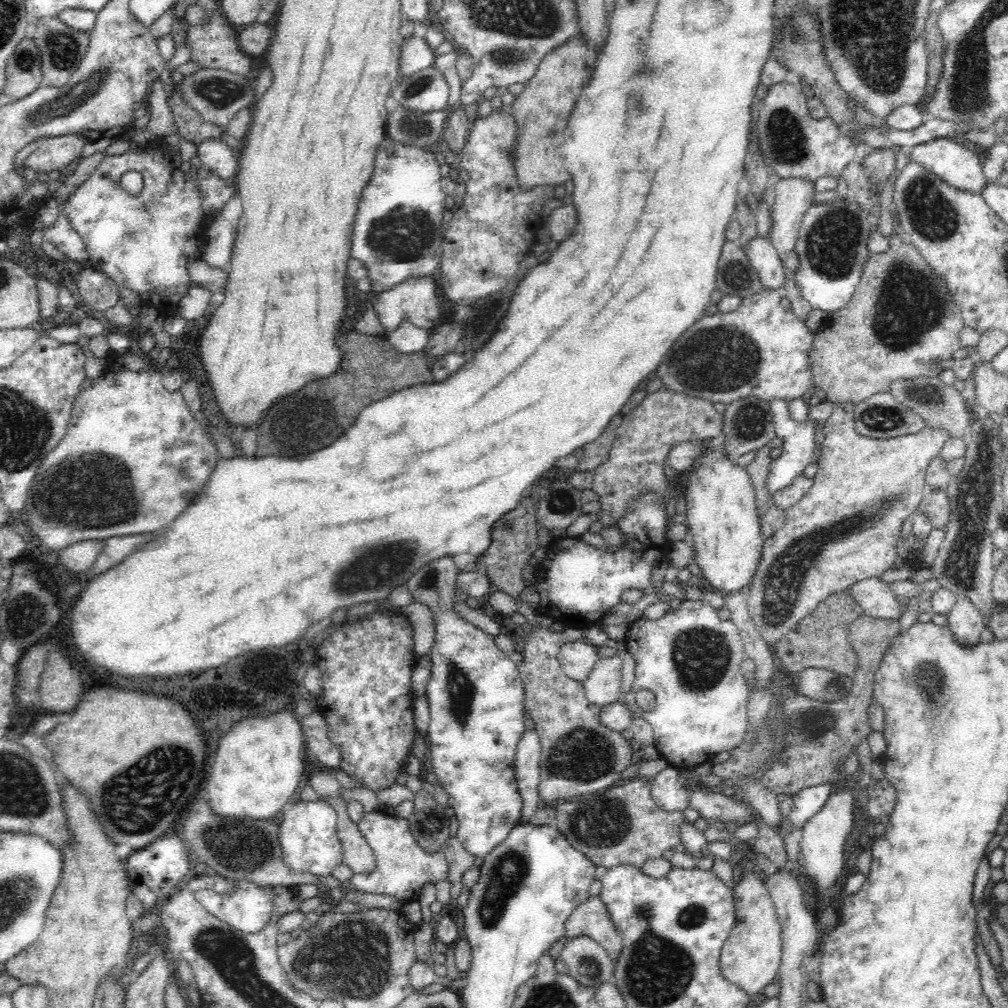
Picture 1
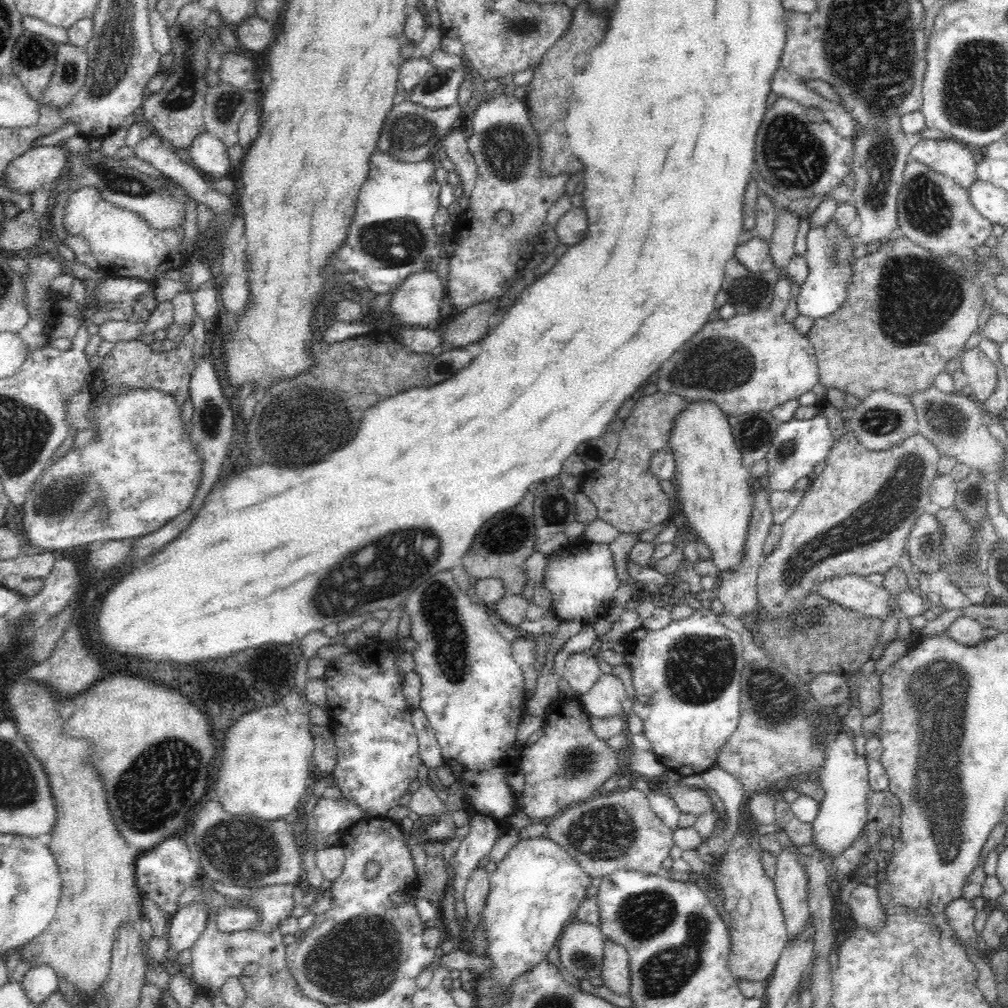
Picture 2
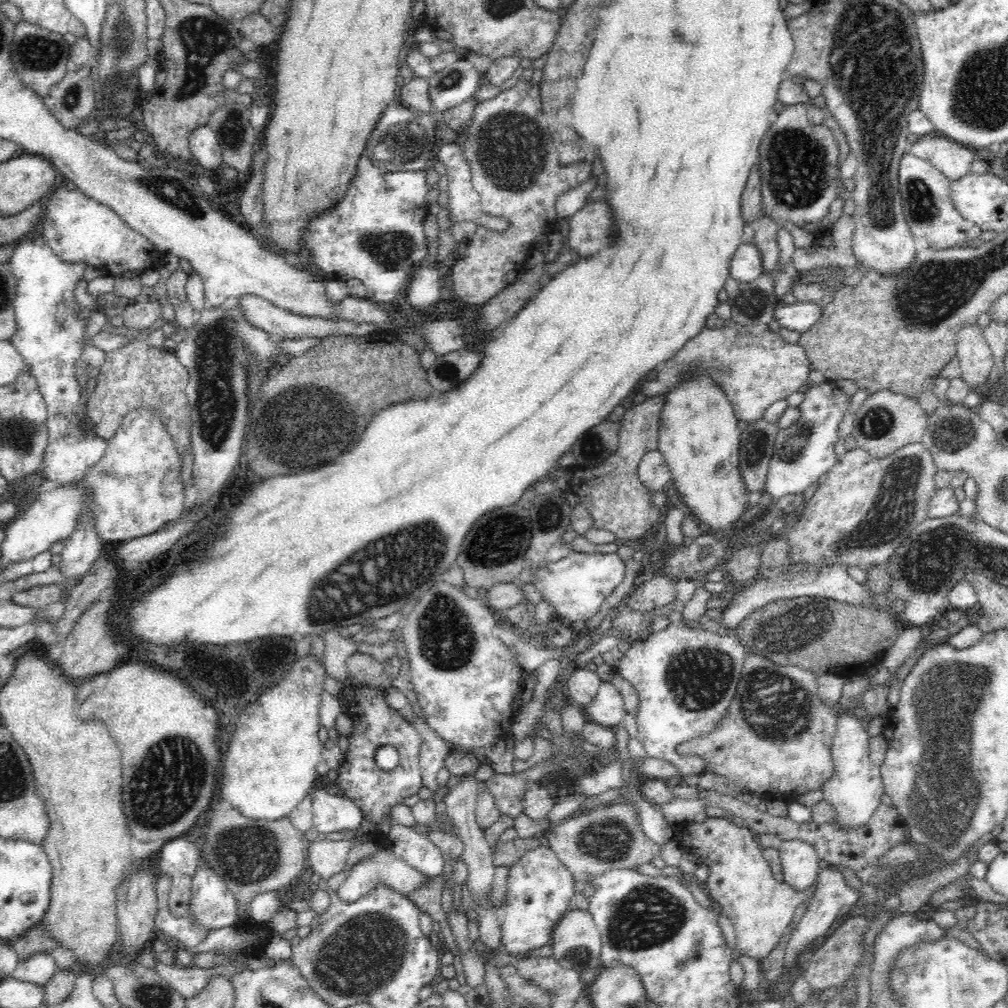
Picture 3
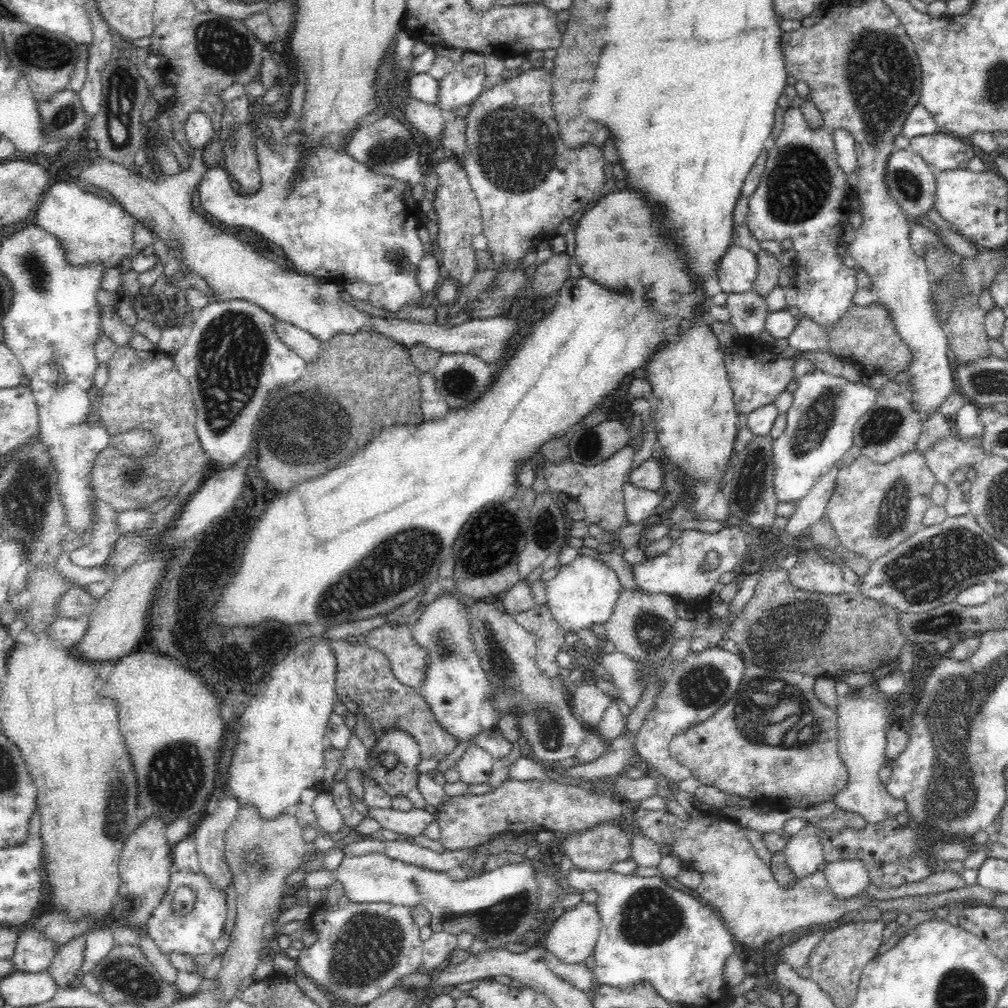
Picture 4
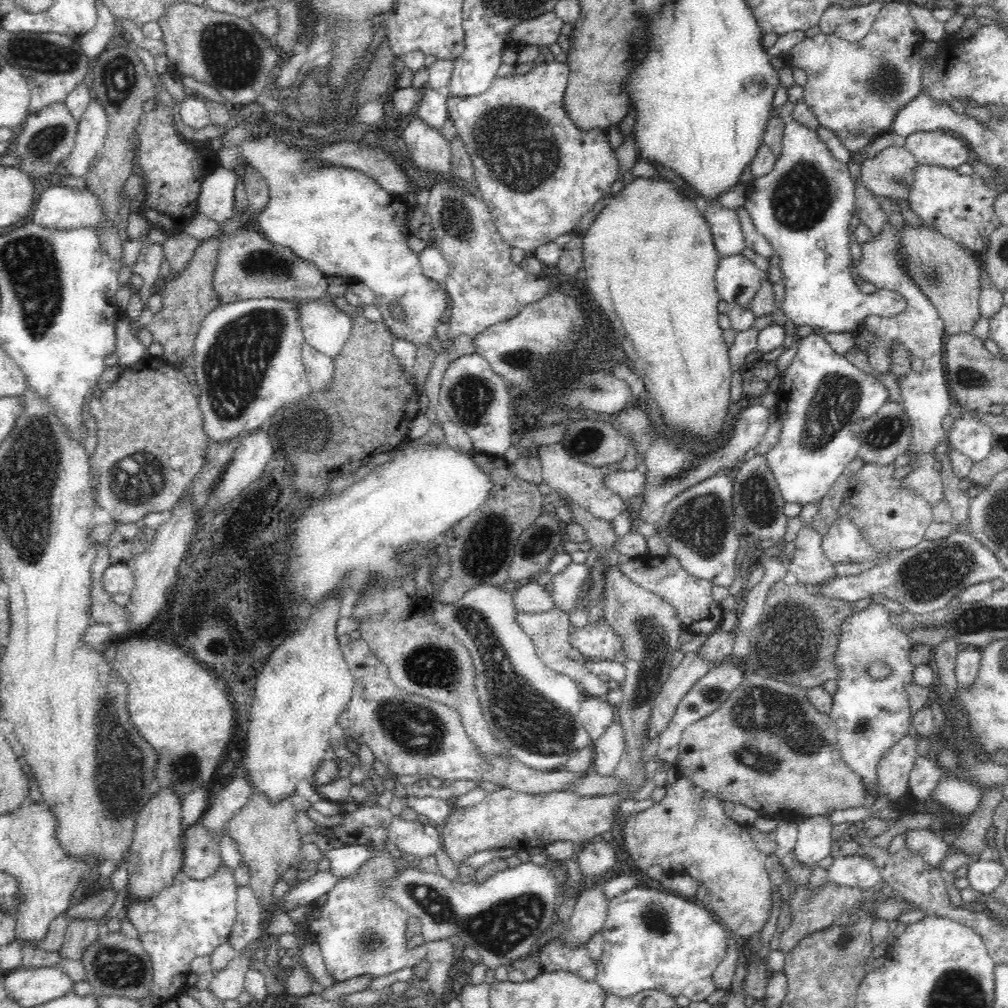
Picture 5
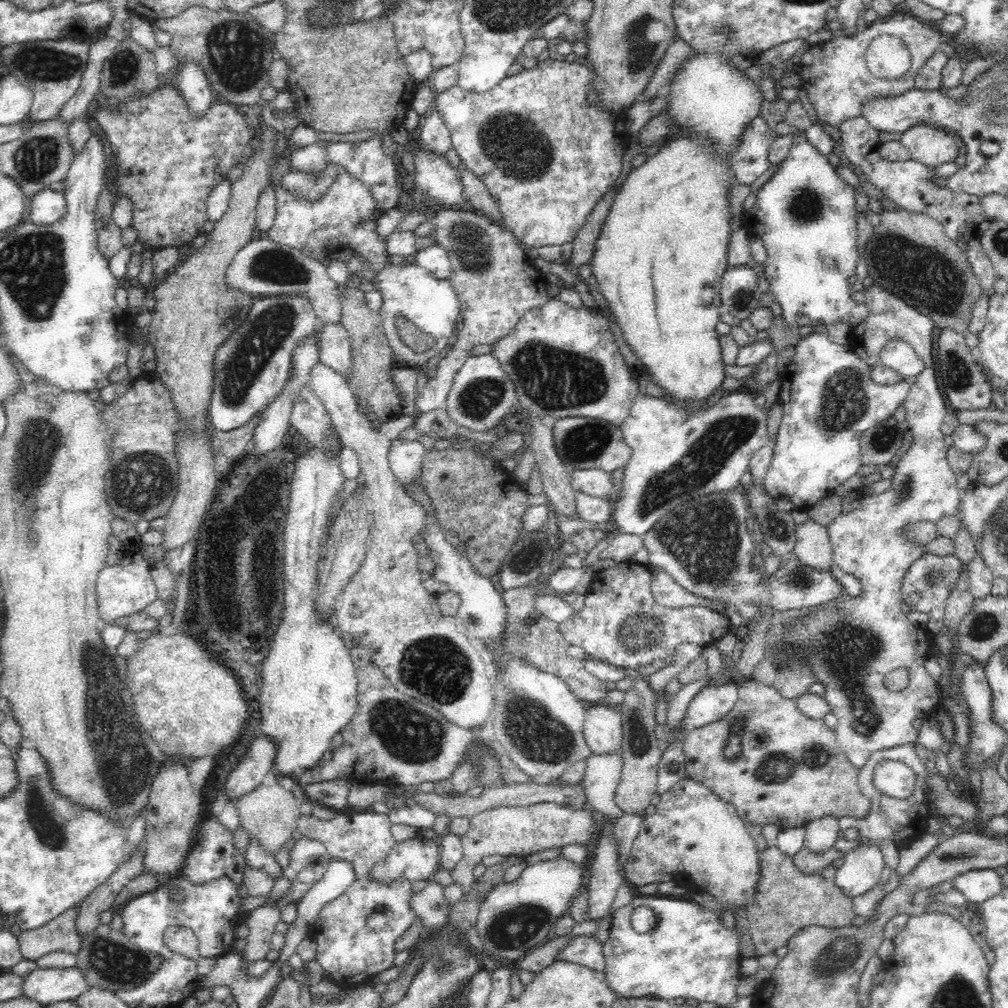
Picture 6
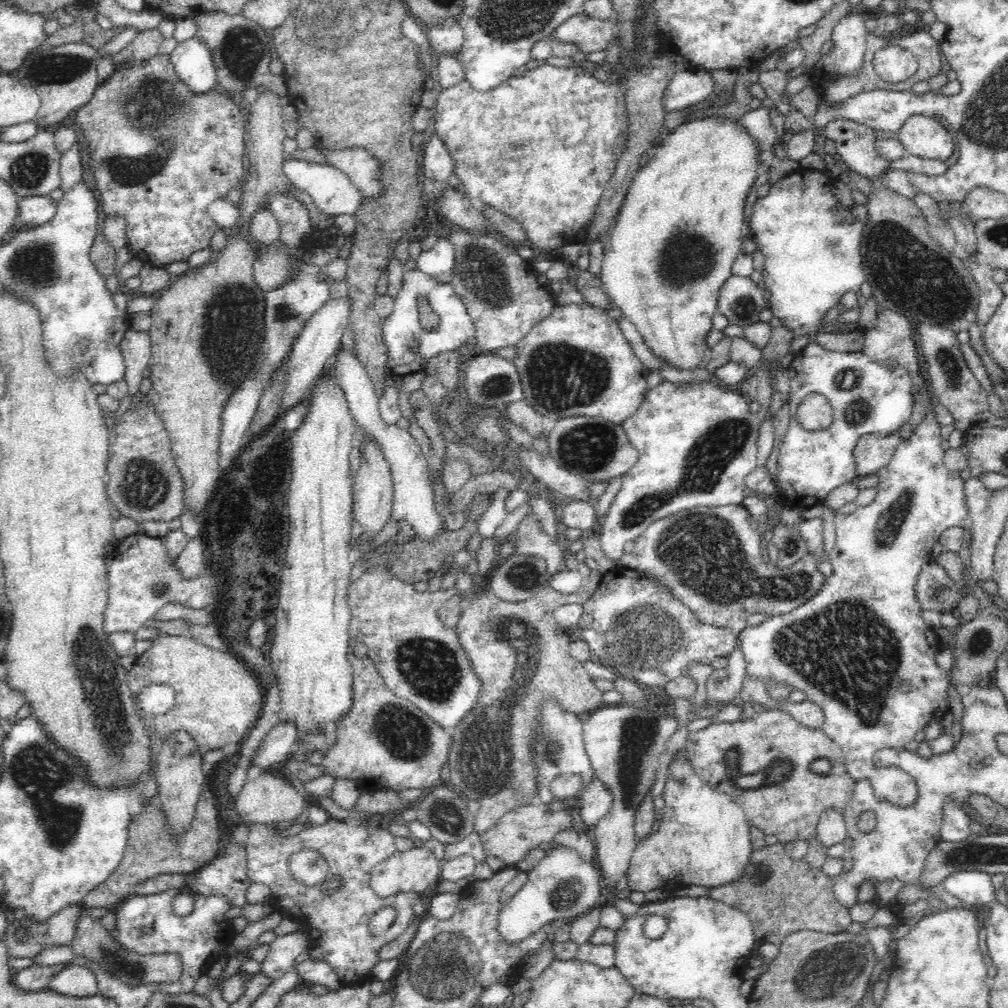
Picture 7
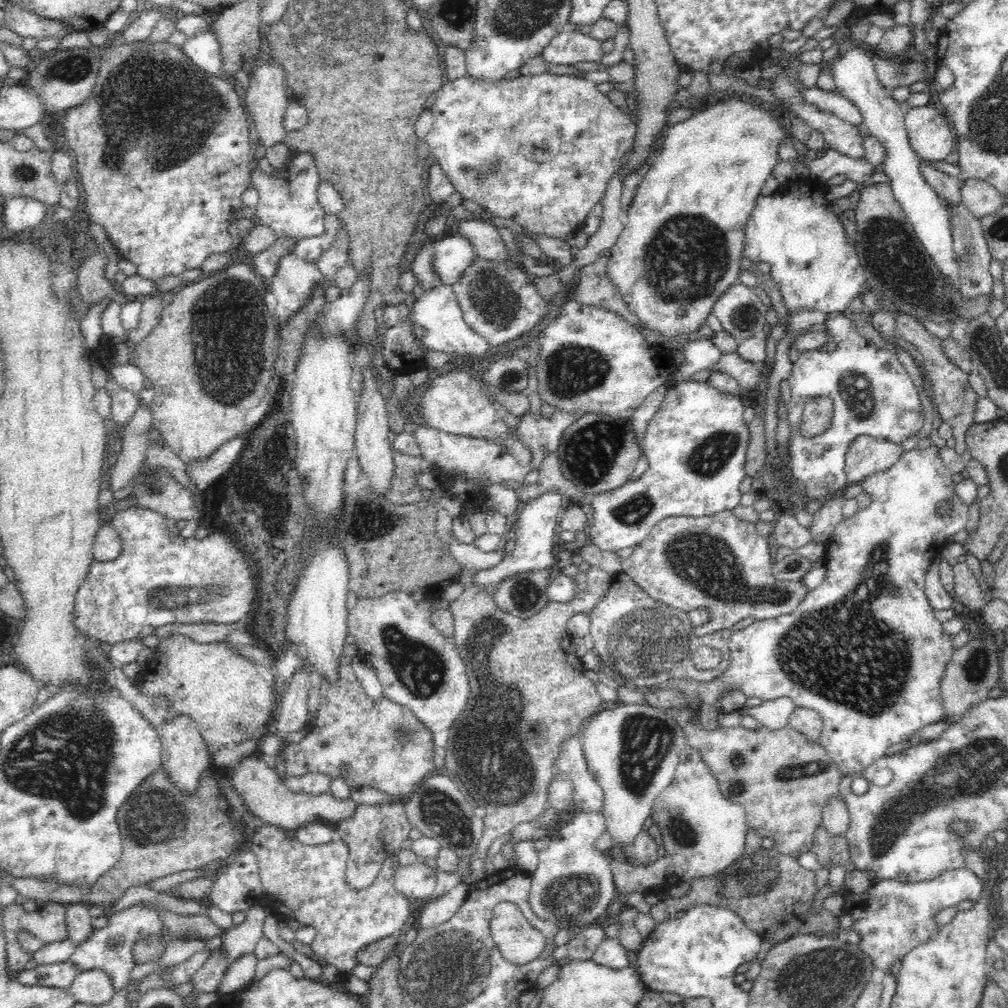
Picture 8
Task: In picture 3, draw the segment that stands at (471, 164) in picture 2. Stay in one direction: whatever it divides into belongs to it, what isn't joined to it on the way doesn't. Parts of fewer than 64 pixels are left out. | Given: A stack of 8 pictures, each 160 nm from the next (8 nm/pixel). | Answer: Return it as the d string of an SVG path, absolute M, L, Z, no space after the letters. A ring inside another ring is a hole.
M444 144L437 152L438 162L444 164L445 173L448 175L448 209L450 209L450 224L454 222L474 222L488 229L494 230L498 233L504 232L509 222L502 216L488 216L488 214L480 213L479 195L474 190L473 184L471 183L471 172L469 171L469 162L465 159L463 153L464 145L460 144Z

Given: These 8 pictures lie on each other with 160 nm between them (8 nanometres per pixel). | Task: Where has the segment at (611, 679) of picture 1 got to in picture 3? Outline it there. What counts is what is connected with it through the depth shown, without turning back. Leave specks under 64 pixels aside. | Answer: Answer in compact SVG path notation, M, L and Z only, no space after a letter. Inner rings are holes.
M602 681L598 695L590 700L588 706L584 706L583 712L589 722L608 728L618 728L627 712L622 695L610 683L610 681Z

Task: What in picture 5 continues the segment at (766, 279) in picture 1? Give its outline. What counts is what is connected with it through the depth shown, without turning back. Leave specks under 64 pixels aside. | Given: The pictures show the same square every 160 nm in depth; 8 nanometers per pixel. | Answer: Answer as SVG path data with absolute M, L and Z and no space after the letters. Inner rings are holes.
M742 253L721 258L715 272L716 290L720 300L731 306L746 306L754 298L767 271L756 268Z

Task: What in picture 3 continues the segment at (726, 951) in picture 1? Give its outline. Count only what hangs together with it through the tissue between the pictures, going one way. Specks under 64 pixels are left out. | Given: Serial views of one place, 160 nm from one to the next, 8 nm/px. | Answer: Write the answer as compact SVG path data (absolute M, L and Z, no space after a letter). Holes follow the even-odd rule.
M718 817L718 824L676 824L672 826L673 839L679 842L686 852L698 856L699 864L706 864L709 868L709 875L703 884L705 894L711 898L715 906L734 925L736 946L734 957L748 956L758 962L762 962L768 954L779 944L780 938L792 922L796 909L804 902L807 904L817 890L817 883L812 884L806 890L795 890L789 884L777 882L772 876L772 869L768 861L764 858L763 848L756 840L757 834L752 830L736 828L732 821Z

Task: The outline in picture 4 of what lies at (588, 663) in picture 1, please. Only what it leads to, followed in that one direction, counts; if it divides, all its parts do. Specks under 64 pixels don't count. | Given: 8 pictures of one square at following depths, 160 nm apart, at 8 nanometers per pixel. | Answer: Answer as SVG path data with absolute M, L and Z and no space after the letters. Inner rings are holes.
M587 676L578 684L572 699L572 712L588 728L596 729L597 724L611 702L610 695L604 694Z

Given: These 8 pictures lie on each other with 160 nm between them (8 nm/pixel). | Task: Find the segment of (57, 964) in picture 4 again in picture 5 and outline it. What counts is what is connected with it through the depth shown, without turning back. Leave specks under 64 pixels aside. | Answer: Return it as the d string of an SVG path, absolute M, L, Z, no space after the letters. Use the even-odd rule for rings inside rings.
M98 919L70 920L65 934L65 941L58 952L63 961L81 961L86 948L96 942L101 930Z

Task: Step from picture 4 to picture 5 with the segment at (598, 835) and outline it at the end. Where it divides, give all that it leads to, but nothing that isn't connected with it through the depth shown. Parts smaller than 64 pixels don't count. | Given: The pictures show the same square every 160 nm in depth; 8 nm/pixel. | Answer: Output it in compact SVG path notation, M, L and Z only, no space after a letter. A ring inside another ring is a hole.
M592 840L582 846L582 852L575 853L574 859L584 877L594 877L611 871L616 864L616 850L610 842Z

